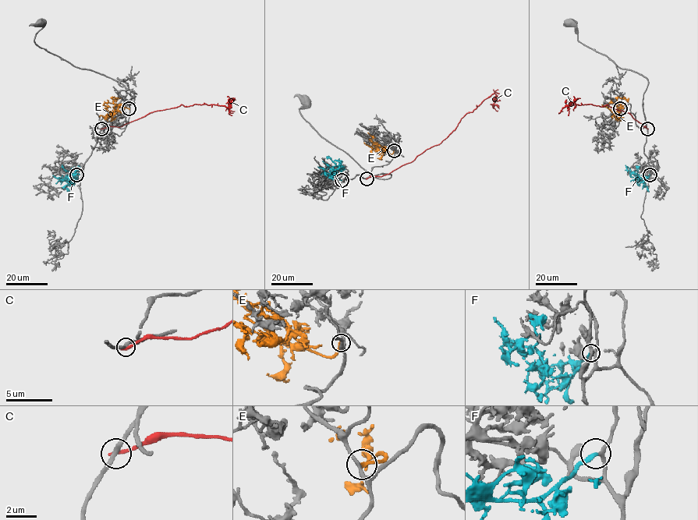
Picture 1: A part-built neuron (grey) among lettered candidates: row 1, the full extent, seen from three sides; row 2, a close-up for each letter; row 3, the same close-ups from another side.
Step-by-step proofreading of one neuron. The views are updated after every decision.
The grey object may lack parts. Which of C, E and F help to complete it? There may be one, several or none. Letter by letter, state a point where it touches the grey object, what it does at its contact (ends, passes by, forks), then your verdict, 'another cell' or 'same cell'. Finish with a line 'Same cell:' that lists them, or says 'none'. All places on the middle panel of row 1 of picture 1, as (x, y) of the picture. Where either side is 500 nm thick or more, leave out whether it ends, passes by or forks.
C: meets grey at (366, 178); it ends there; another cell
E: meets grey at (394, 150); it ends there; same cell
F: meets grey at (341, 180); it ends there; same cell
Same cell: E, F

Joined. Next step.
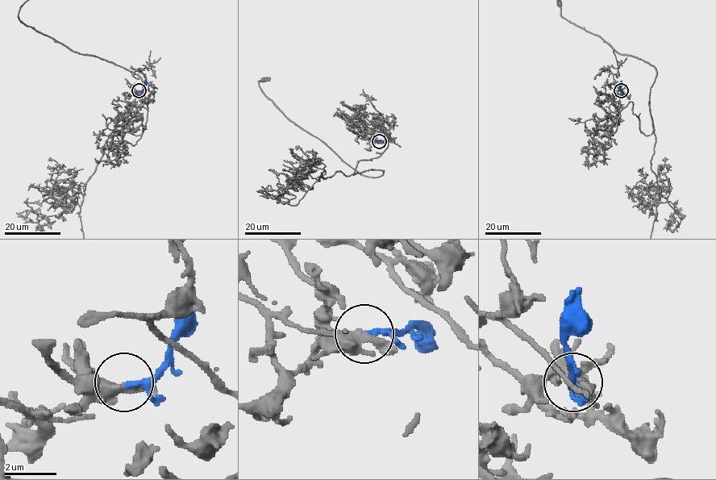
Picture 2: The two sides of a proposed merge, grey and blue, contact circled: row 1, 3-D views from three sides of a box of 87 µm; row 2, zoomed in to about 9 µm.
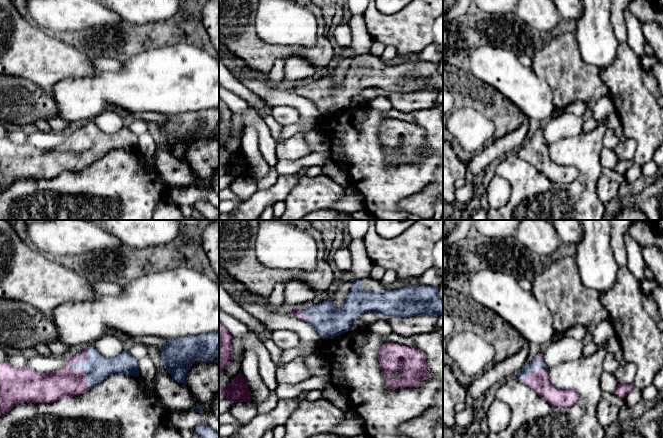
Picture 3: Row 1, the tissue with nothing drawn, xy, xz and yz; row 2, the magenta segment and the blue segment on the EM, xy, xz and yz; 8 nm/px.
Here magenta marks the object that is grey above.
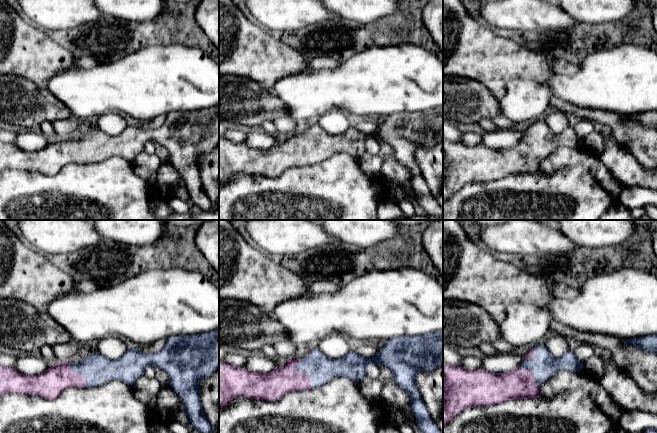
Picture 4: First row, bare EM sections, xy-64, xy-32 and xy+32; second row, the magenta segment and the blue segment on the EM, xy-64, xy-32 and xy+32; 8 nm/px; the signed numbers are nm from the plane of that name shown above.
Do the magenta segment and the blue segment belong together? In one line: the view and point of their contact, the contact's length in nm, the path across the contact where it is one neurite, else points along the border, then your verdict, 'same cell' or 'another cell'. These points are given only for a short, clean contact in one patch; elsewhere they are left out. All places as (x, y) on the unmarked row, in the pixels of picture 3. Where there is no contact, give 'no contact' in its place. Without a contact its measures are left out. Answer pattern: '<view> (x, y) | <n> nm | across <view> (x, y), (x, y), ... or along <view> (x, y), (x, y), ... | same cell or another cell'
xy (74, 146) | 320 nm | across xy (66, 159), (74, 151), (74, 146), (97, 144) | same cell

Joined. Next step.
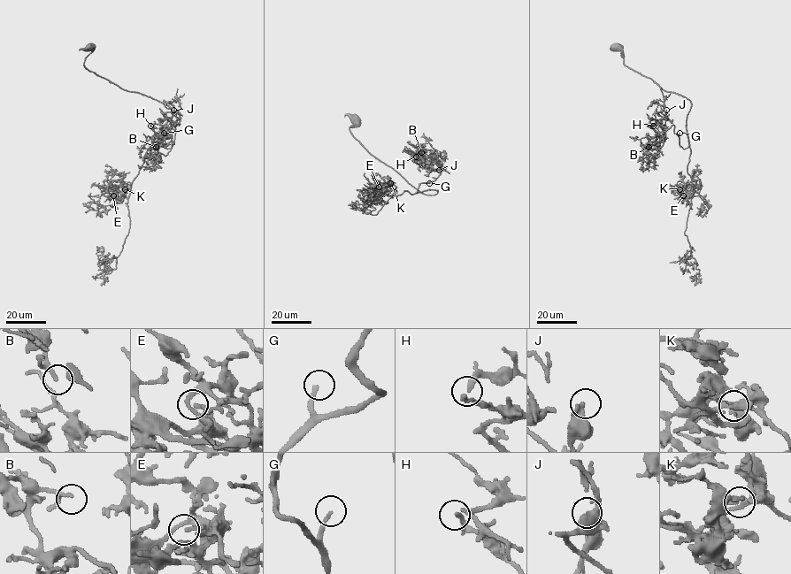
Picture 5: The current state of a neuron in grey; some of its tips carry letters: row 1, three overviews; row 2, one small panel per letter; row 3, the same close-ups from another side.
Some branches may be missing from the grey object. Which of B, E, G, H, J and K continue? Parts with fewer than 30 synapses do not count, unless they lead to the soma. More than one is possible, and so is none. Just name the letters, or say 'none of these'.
B, G

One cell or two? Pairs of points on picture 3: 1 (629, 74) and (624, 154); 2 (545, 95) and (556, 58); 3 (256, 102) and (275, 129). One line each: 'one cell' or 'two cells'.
1: two cells
2: two cells
3: one cell

